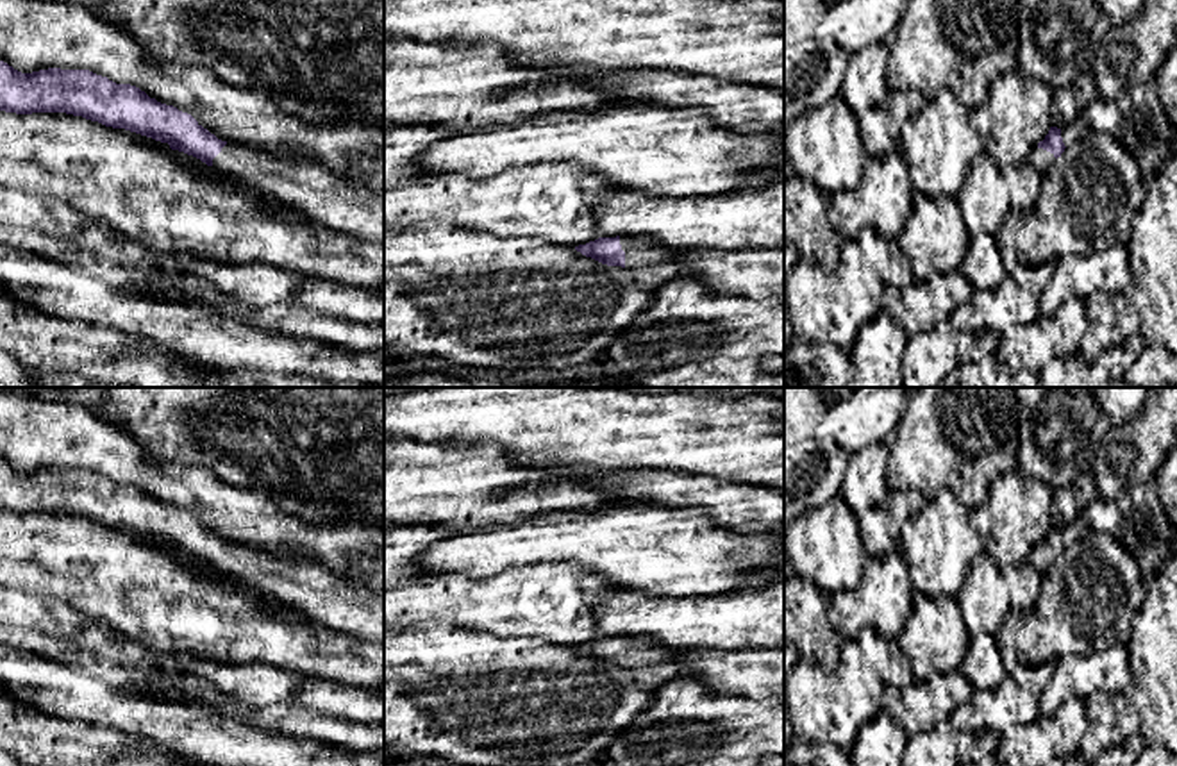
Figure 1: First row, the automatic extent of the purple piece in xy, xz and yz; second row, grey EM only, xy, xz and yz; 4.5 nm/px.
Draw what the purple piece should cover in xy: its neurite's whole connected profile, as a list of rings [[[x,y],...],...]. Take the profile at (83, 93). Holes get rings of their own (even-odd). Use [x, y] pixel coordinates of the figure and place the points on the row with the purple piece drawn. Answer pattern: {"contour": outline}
{"contour": [[[0,61],[0,111],[66,112],[125,129],[184,152],[218,173],[282,202],[309,221],[384,243],[384,198],[336,177],[314,162],[286,162],[254,148],[234,146],[191,114],[116,84],[89,70],[48,68],[21,73]]]}

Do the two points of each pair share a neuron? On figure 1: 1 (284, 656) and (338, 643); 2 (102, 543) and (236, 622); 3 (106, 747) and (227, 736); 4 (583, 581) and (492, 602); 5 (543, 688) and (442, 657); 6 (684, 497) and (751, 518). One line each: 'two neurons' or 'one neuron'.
1: one neuron
2: one neuron
3: two neurons
4: one neuron
5: one neuron
6: one neuron

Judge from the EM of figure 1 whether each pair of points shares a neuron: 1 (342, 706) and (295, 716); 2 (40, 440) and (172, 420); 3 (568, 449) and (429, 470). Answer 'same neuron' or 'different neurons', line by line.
1: different neurons
2: different neurons
3: different neurons

